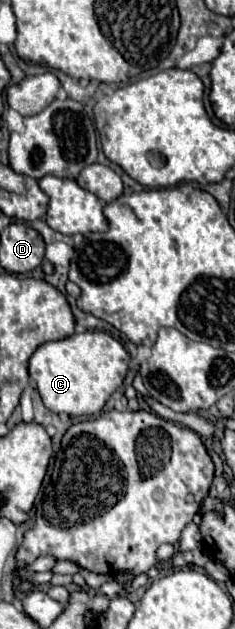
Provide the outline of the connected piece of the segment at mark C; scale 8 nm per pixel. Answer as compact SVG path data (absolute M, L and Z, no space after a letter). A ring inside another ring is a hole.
M85 331L39 345L29 359L29 375L45 407L53 413L67 413L69 417L97 415L111 393L121 387L129 361L125 347L109 333Z

